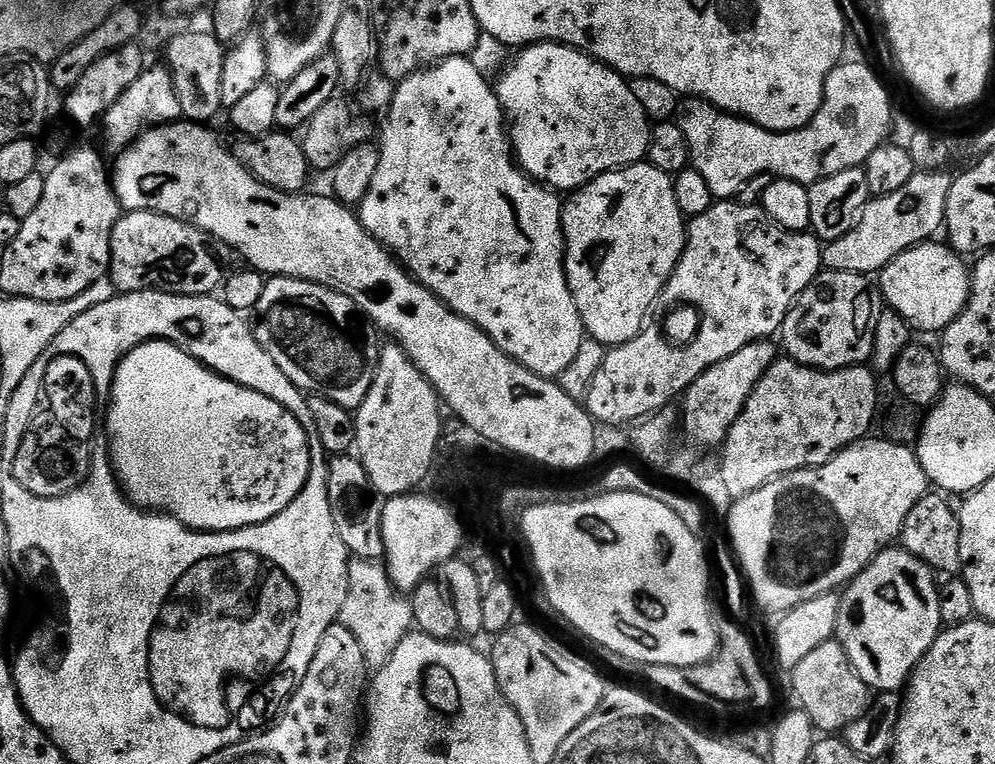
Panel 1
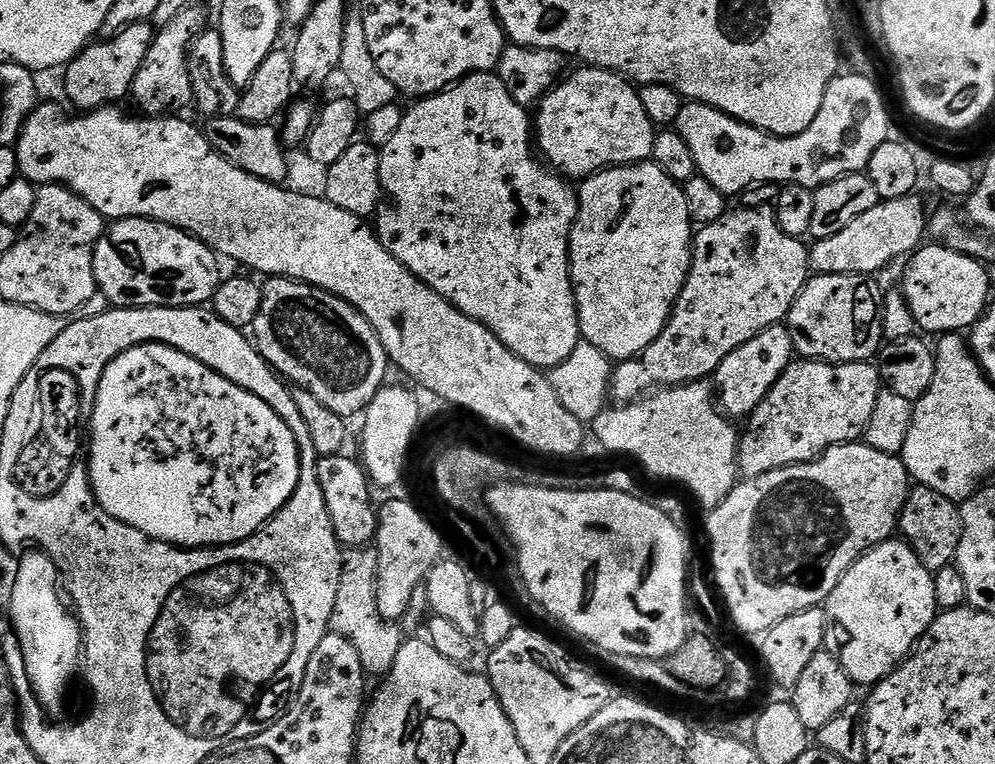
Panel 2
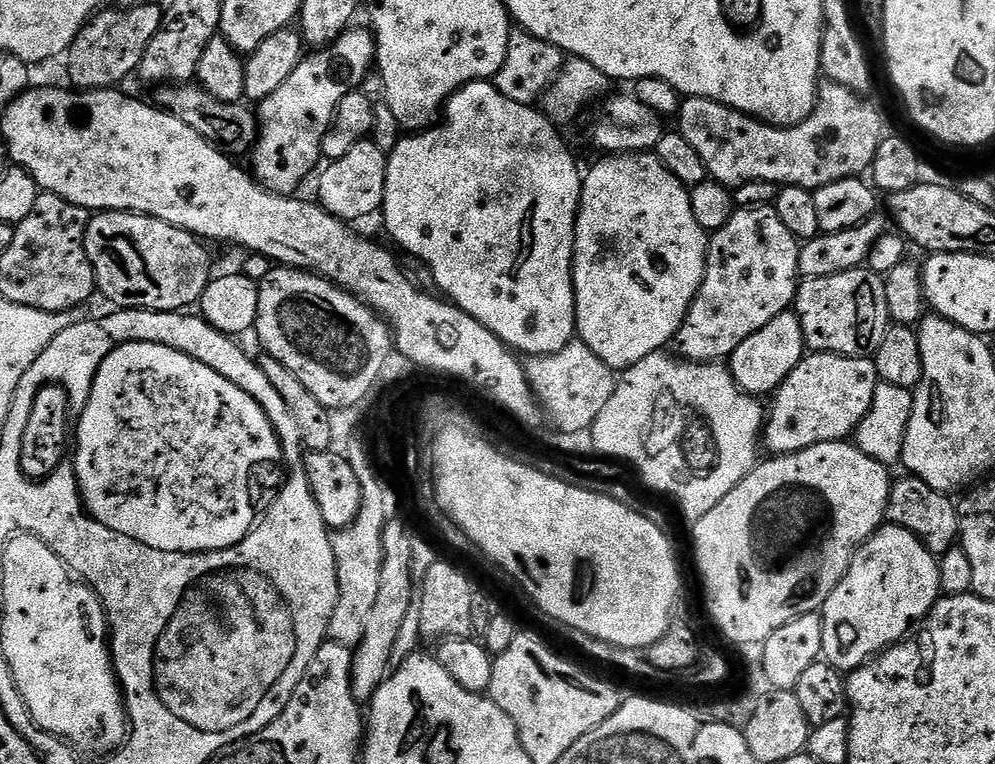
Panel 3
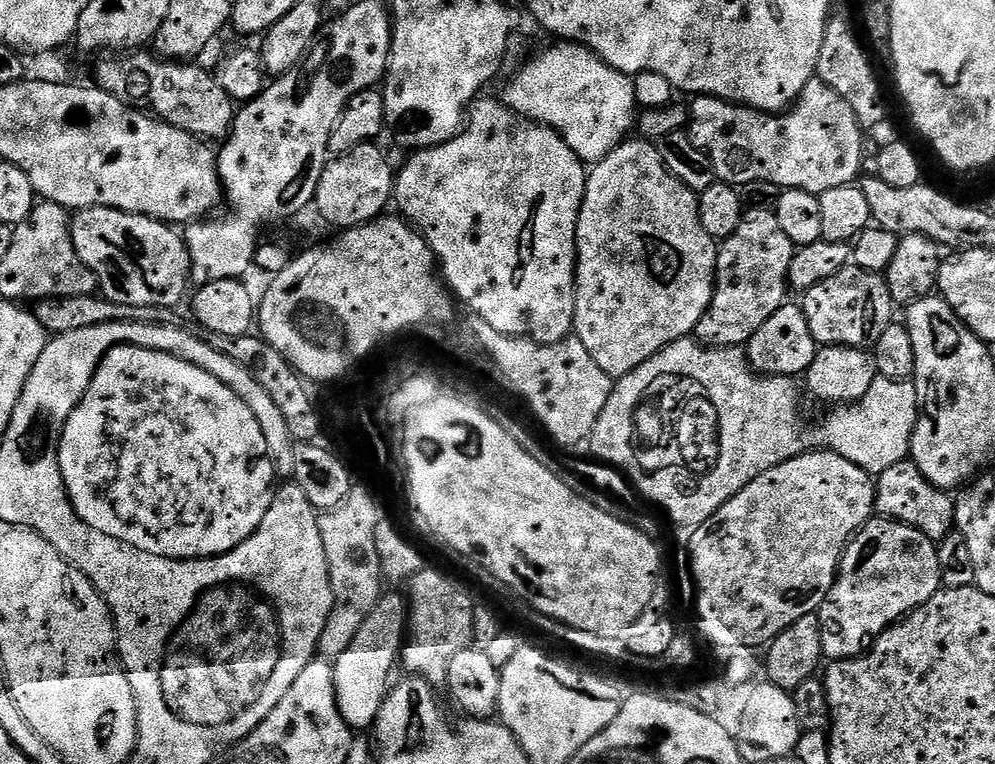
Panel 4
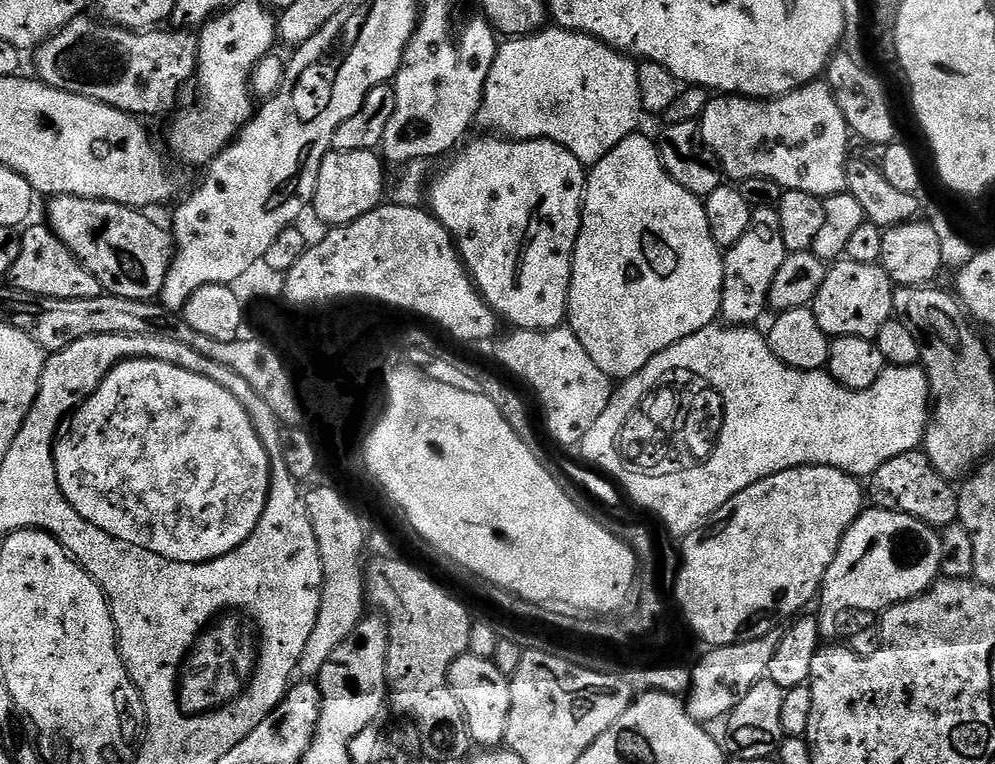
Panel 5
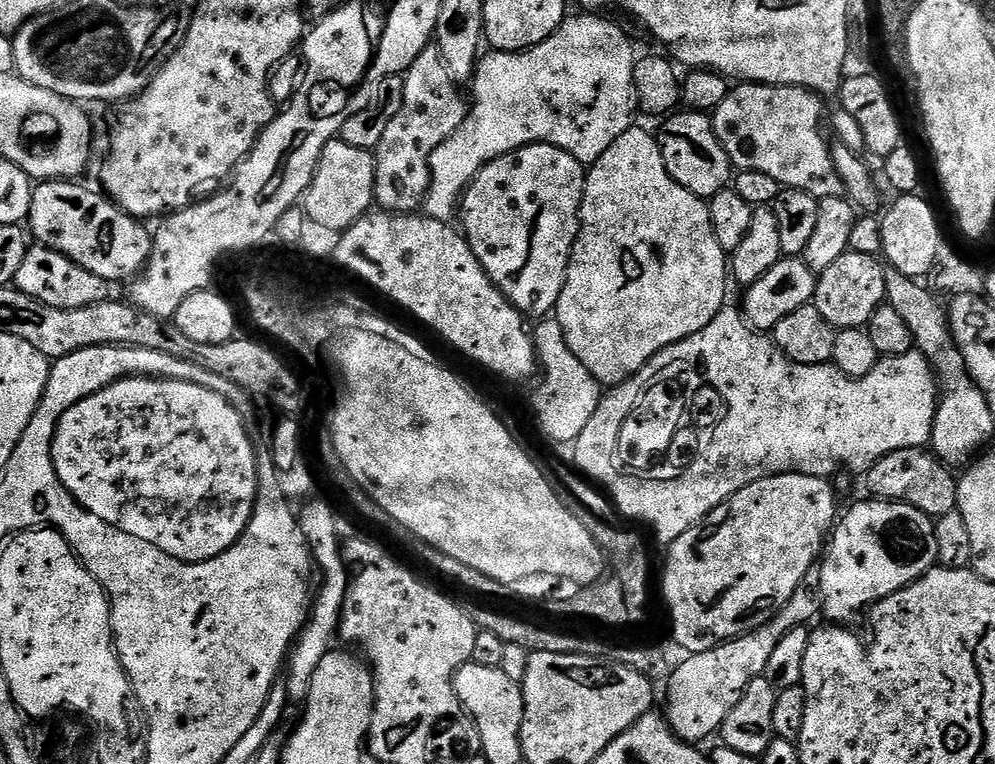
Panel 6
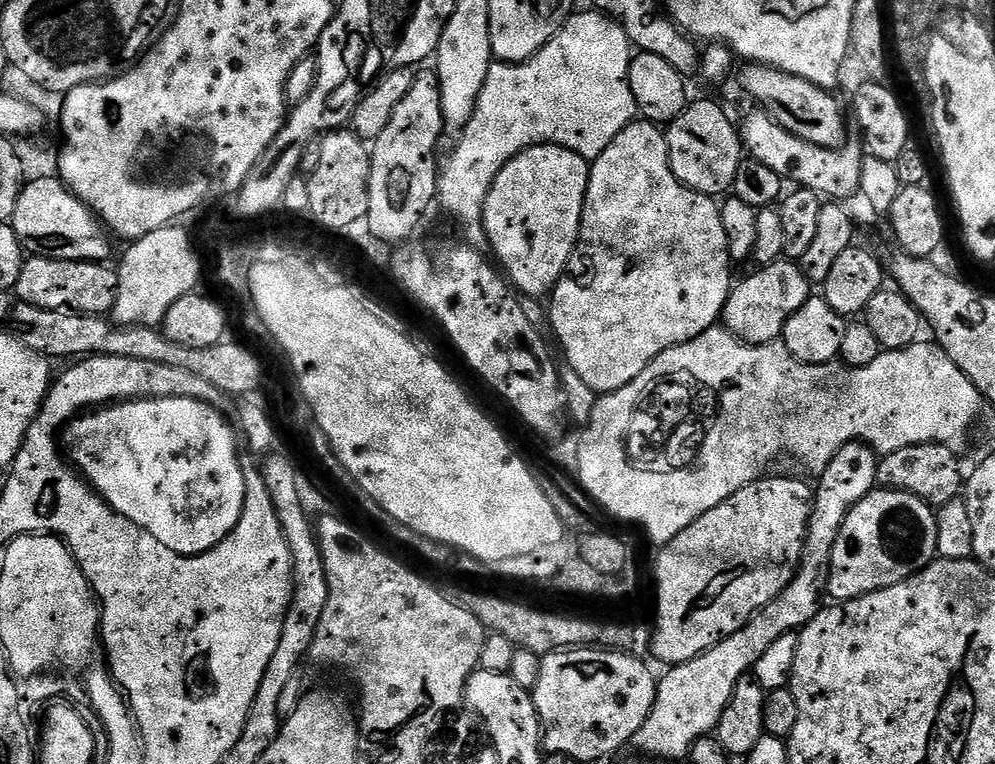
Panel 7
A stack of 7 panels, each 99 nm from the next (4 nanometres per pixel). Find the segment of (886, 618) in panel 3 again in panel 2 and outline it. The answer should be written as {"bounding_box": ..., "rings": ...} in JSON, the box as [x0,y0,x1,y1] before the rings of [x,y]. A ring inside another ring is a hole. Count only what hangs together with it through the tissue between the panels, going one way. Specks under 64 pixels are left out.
{"bounding_box":[822,538,938,686],"rings":[[[900,538],[885,540],[857,558],[822,607],[826,618],[824,648],[838,658],[842,670],[857,686],[875,686],[900,667],[938,615],[933,573]]]}

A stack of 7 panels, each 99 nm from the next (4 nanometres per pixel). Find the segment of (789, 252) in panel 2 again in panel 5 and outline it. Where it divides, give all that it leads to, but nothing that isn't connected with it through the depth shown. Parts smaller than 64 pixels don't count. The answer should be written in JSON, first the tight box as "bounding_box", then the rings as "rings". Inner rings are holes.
{"bounding_box":[719,208,789,326],"rings":[[[753,208],[746,234],[724,252],[724,277],[719,319],[728,326],[752,326],[768,308],[770,286],[789,252],[782,242],[782,226],[778,226],[775,208]]]}

